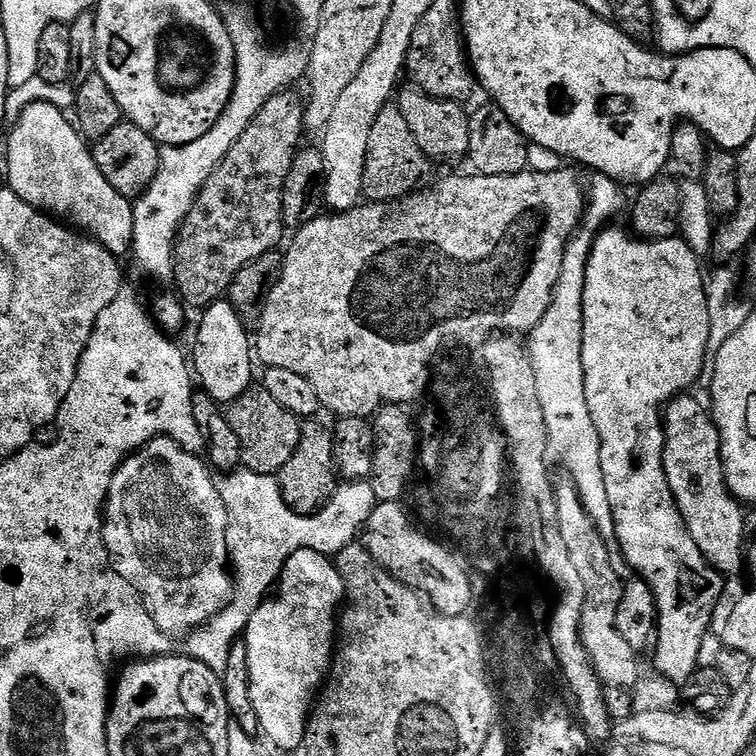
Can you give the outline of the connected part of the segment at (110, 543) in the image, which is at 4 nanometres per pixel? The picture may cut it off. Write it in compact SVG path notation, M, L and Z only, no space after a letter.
M157 436L120 463L104 502L104 545L110 567L134 586L158 630L173 638L201 628L232 601L234 577L226 542L228 515L211 474L209 465L197 453L187 452L169 436Z

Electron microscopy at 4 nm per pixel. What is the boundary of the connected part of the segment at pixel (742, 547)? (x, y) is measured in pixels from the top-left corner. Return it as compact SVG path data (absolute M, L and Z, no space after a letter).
M681 394L669 400L662 409L662 415L664 469L666 482L670 482L670 494L674 494L674 502L686 522L686 530L690 530L690 538L698 542L698 550L702 550L709 566L725 577L732 576L746 564L745 509L726 482L716 421L705 401L703 404L695 400L692 394Z

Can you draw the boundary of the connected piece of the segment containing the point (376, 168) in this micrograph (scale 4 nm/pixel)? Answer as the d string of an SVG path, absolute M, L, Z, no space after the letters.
M399 107L383 108L374 118L366 146L366 166L362 178L363 199L378 204L403 201L409 194L417 191L416 183L424 176L424 164L426 165L425 154L414 139L414 133L410 131L406 118L402 118Z

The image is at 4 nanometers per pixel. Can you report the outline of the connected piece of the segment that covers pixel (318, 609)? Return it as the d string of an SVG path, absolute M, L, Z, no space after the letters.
M303 548L285 562L274 591L248 623L246 643L250 702L254 702L254 714L258 714L263 739L268 739L274 747L281 748L284 752L304 747L309 715L332 667L334 641L338 636L338 613L344 599L344 583L335 563L313 548Z

